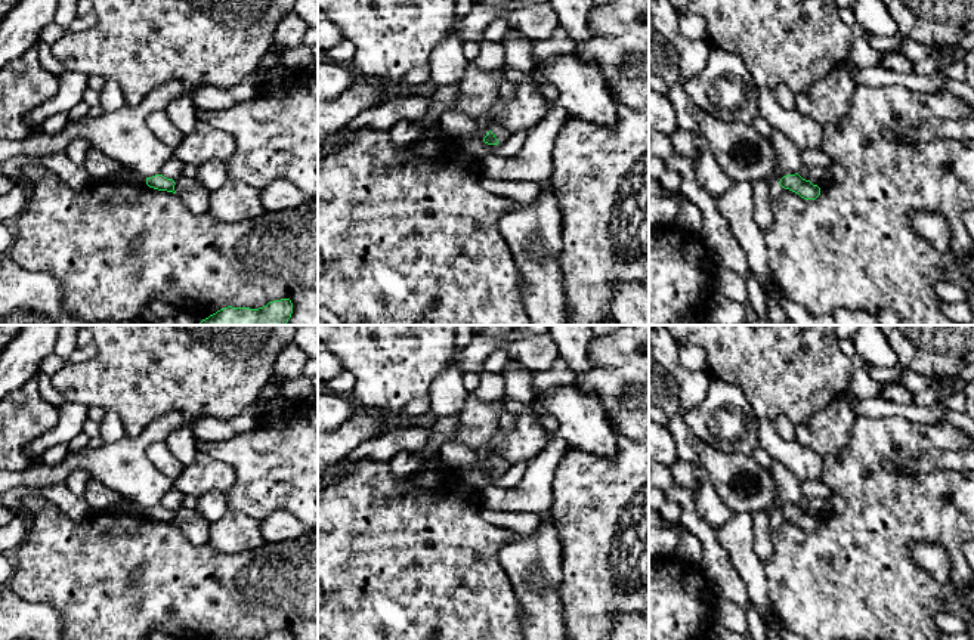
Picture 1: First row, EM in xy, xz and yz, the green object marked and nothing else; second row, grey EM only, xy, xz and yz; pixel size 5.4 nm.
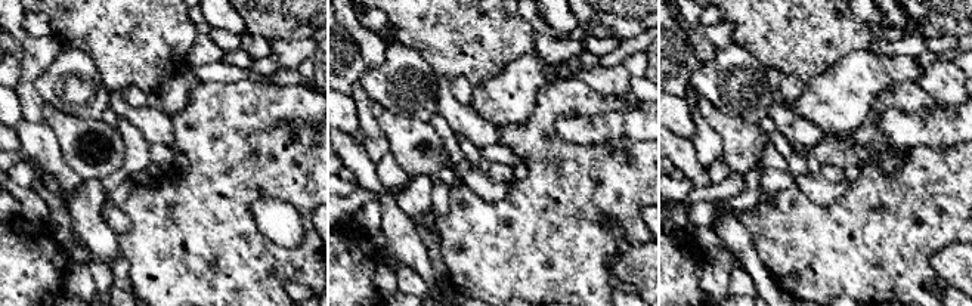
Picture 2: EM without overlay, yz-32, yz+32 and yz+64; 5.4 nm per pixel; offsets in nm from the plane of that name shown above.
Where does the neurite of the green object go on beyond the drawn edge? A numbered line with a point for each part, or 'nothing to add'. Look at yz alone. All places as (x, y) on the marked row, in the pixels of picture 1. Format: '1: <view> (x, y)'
nothing to add

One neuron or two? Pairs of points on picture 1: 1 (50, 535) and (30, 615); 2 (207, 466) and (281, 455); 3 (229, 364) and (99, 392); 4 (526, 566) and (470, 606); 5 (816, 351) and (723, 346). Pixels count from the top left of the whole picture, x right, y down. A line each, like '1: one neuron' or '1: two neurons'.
1: two neurons
2: two neurons
3: one neuron
4: two neurons
5: one neuron

